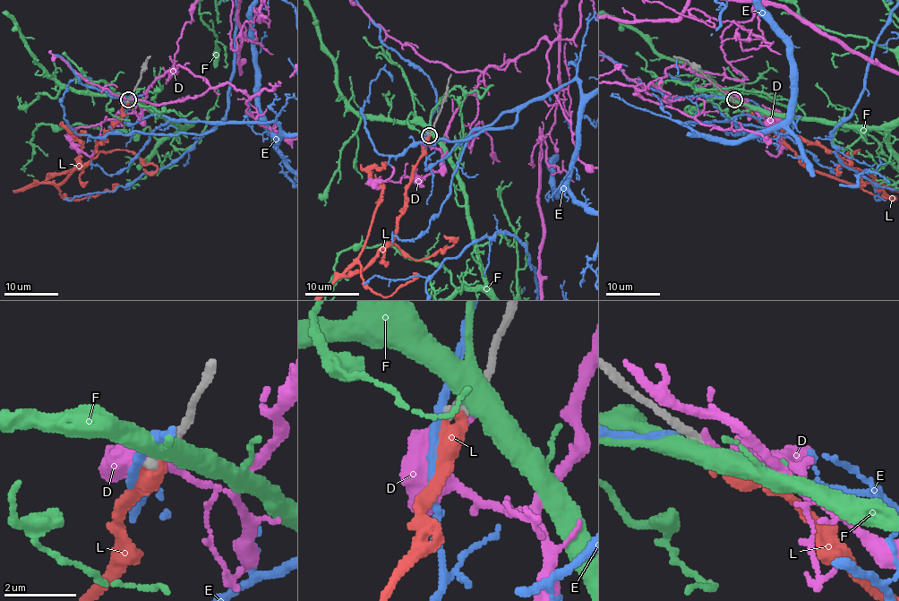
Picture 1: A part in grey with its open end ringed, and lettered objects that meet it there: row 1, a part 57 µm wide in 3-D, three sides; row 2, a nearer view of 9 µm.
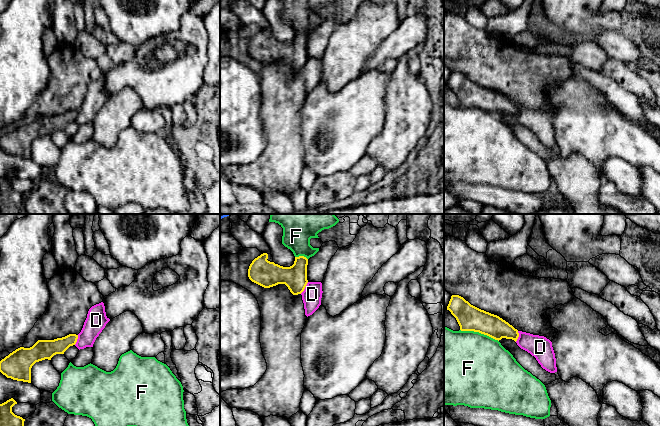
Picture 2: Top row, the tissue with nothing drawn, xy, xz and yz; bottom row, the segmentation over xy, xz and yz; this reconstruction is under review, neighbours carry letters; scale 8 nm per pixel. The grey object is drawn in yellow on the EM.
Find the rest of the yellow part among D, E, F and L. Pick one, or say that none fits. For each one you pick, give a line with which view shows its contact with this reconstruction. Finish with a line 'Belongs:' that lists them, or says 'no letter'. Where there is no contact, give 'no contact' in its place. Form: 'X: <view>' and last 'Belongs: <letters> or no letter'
L: no contact
Belongs: L

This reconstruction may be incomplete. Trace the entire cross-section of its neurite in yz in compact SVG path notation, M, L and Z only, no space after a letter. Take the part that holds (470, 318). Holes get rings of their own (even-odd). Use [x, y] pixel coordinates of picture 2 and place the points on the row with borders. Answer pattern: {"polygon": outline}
{"polygon": "M452 295L447 310L456 318L461 331L474 331L495 340L519 337L518 330L497 315L481 310L459 295Z"}

